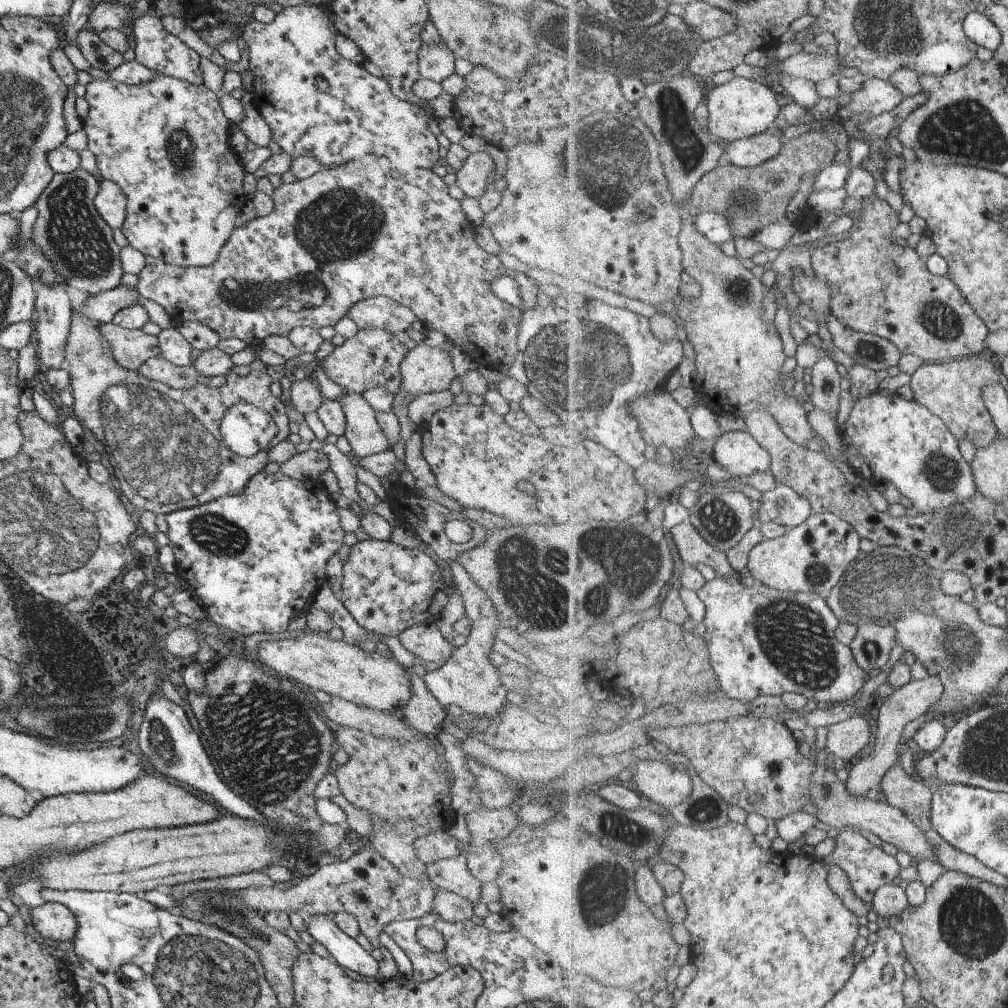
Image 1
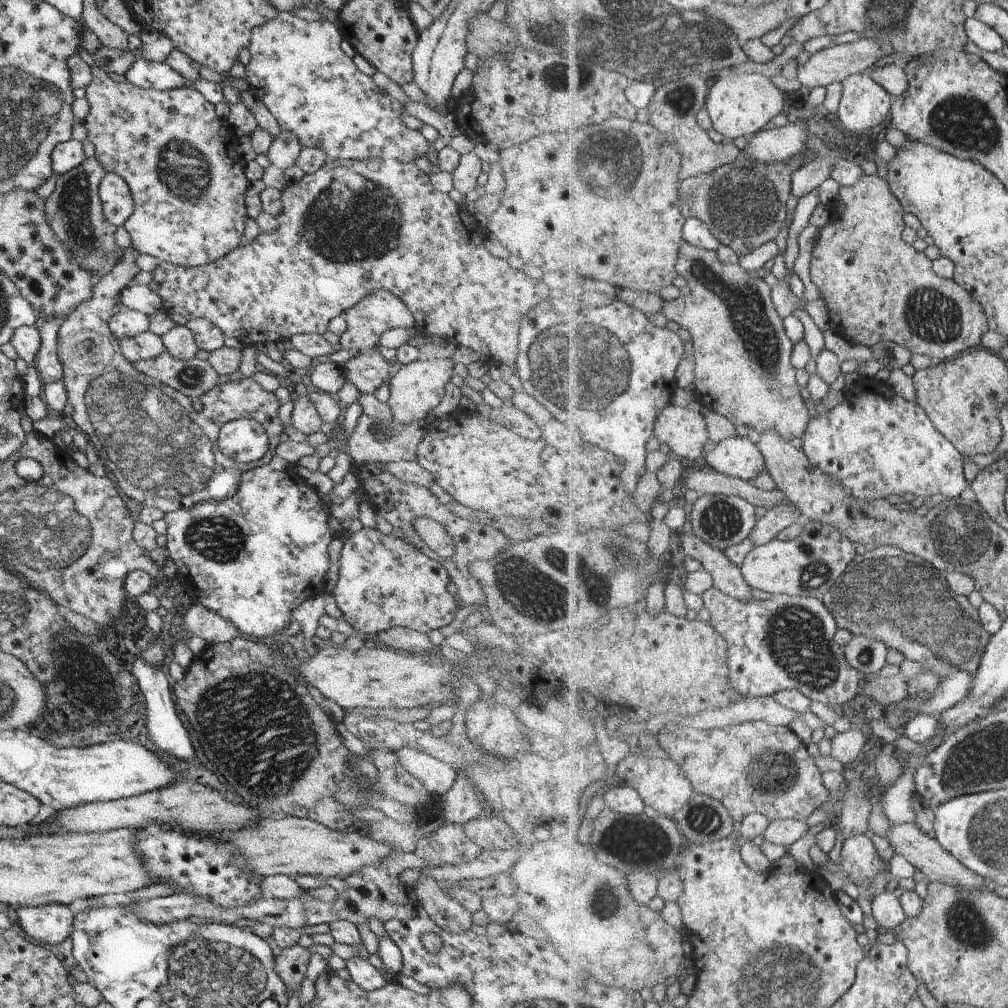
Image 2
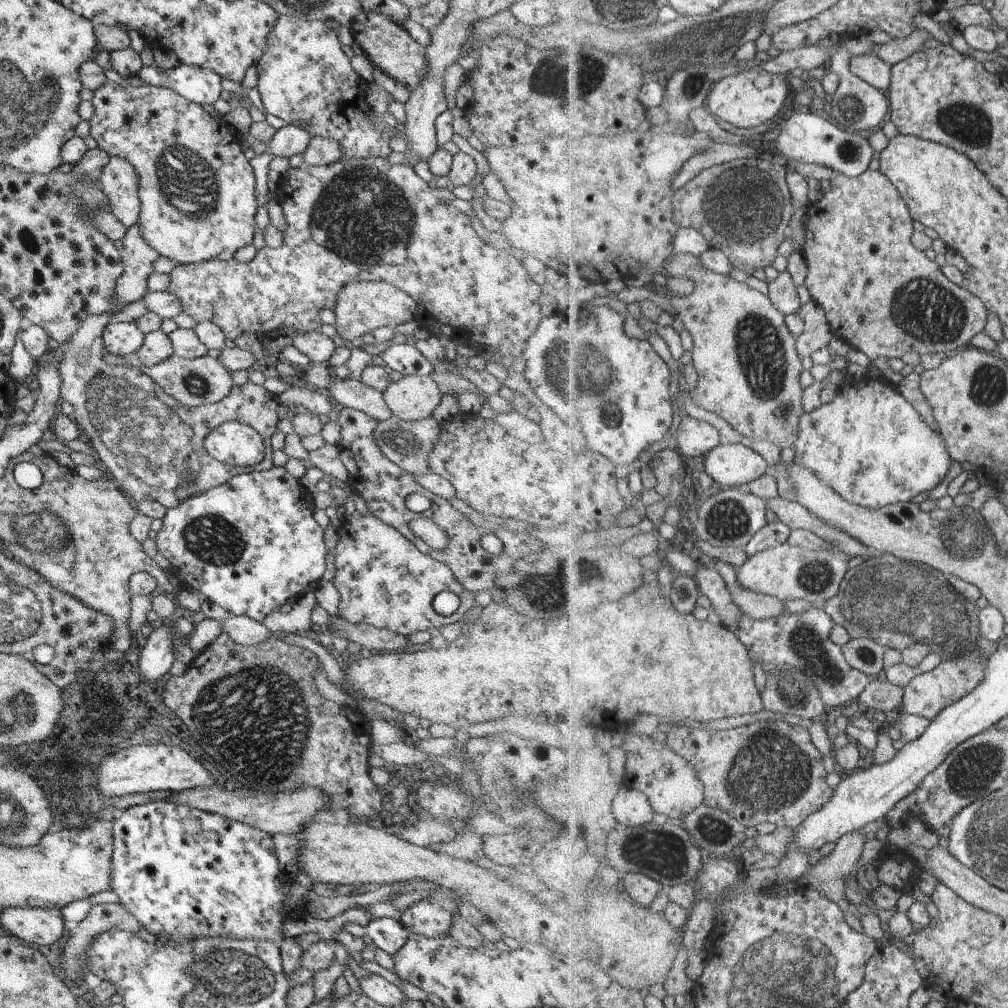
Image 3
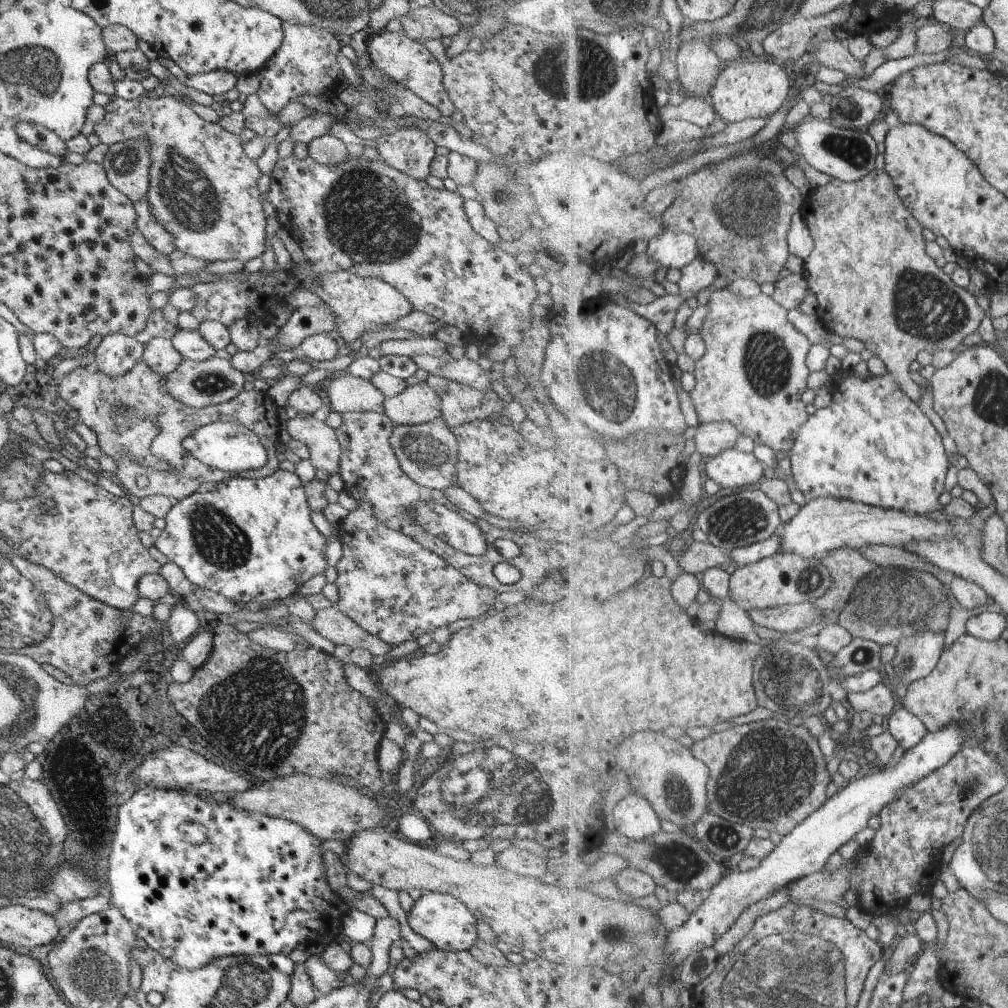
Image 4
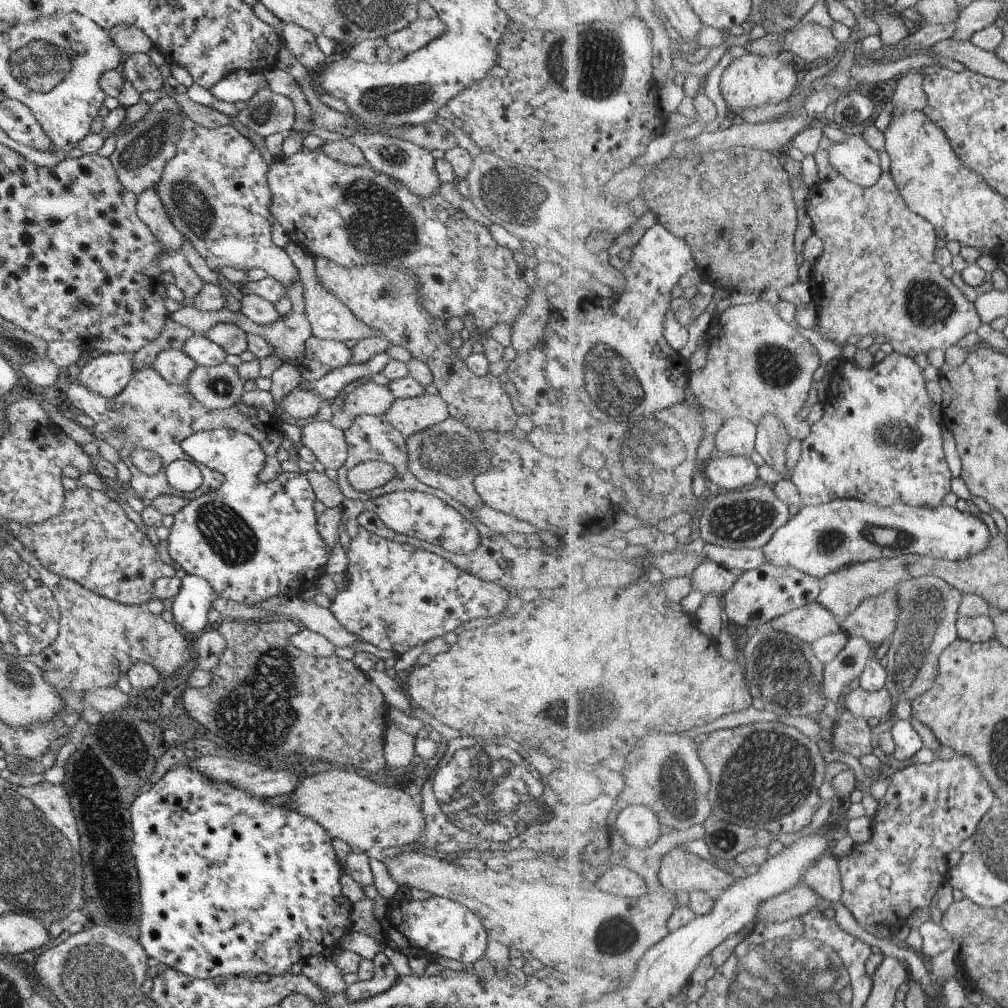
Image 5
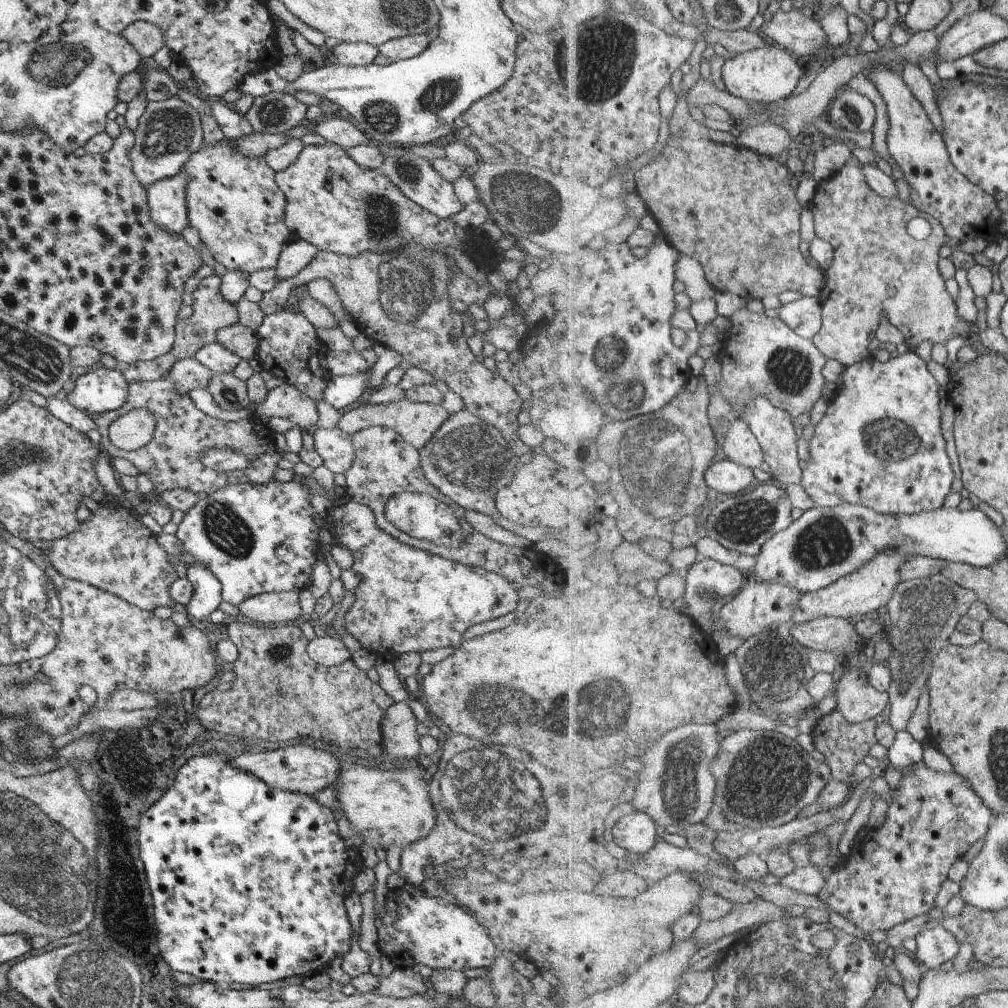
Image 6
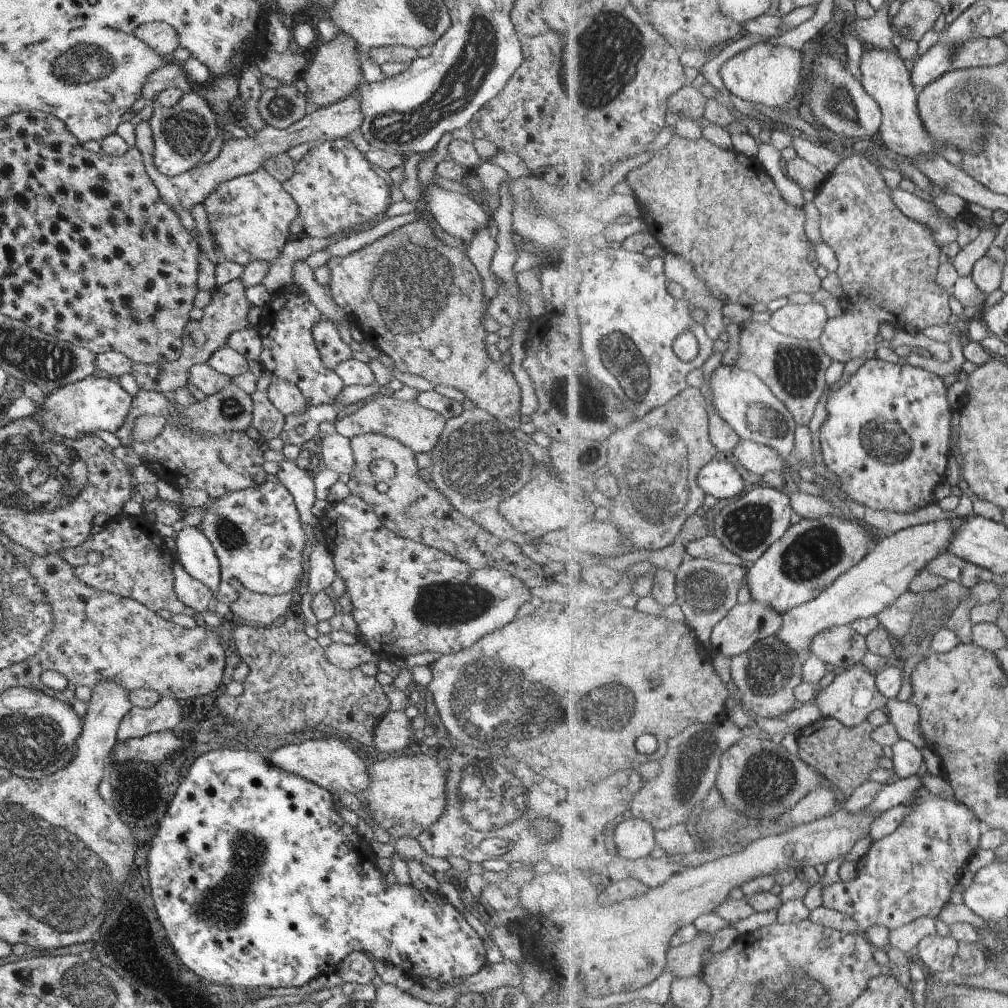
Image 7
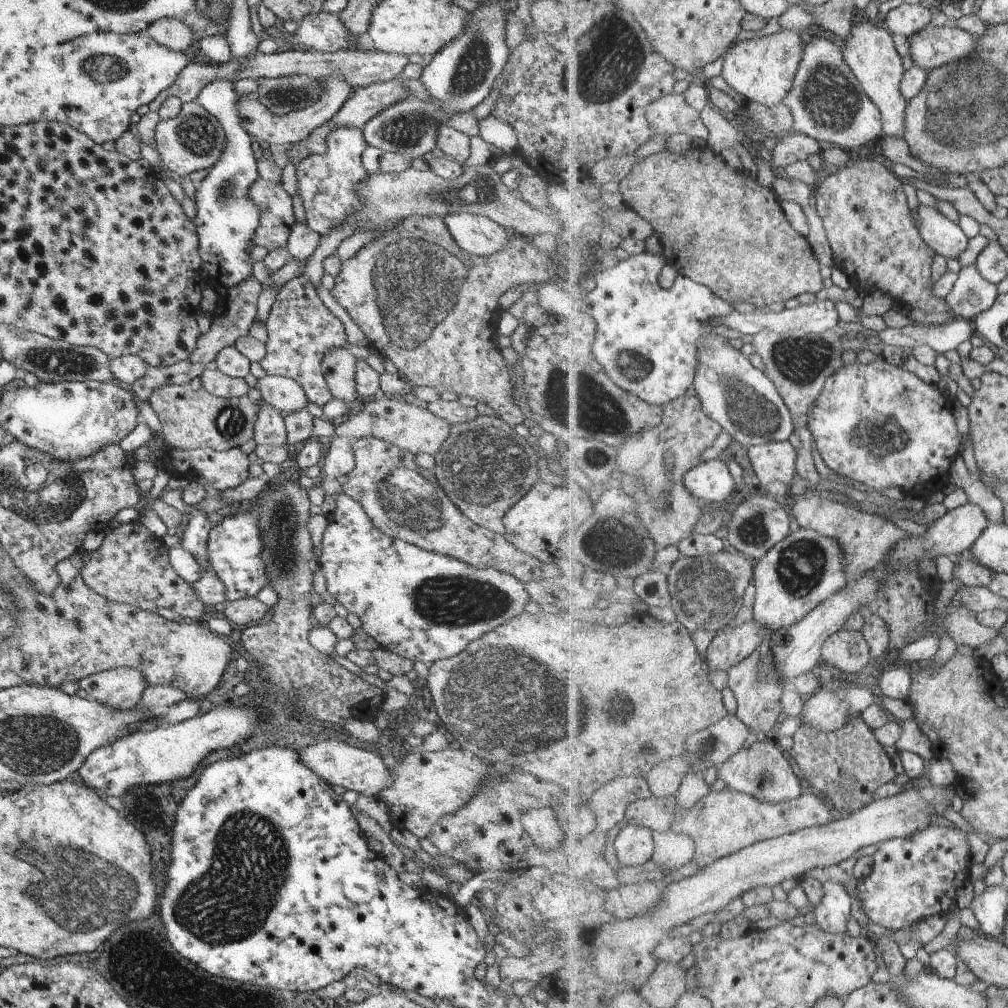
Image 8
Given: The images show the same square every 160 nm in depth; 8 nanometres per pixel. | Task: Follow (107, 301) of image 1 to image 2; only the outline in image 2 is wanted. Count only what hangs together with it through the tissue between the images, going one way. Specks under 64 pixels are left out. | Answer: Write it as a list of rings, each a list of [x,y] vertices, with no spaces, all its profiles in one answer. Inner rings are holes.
[[[132,283],[119,293],[118,301],[122,308],[133,309],[147,316],[164,311],[161,297],[147,285]]]

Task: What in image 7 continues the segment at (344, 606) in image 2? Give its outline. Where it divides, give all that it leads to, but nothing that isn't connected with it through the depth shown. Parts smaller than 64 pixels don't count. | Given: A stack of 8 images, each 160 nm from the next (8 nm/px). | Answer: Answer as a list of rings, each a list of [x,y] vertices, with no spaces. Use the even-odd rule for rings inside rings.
[[[348,495],[330,505],[318,522],[336,576],[343,580],[352,609],[350,615],[360,632],[359,639],[383,657],[433,652],[448,655],[466,649],[483,635],[512,621],[523,602],[531,600],[530,590],[503,570],[472,569],[447,553],[404,539],[385,528],[372,508],[357,495]]]

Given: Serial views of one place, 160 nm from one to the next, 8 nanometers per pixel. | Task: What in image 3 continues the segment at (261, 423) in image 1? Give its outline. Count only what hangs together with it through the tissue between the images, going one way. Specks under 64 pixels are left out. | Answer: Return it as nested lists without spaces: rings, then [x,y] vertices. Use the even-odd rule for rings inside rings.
[[[239,421],[219,424],[203,437],[201,444],[211,458],[232,467],[252,467],[264,457],[261,436]]]

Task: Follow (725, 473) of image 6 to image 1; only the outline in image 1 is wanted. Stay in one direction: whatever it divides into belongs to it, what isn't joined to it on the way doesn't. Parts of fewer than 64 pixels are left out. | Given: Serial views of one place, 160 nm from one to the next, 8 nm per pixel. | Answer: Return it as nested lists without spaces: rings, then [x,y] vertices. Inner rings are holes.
[[[747,430],[728,432],[717,439],[709,457],[728,473],[742,480],[753,473],[771,470],[773,458],[767,448]]]

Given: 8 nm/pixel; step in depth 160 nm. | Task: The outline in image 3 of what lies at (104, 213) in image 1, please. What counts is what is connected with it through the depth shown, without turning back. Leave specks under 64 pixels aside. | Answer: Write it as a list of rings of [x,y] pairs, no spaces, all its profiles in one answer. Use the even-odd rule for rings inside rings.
[[[108,157],[97,182],[106,196],[109,212],[126,228],[137,222],[140,211],[138,176],[131,163],[121,157]]]

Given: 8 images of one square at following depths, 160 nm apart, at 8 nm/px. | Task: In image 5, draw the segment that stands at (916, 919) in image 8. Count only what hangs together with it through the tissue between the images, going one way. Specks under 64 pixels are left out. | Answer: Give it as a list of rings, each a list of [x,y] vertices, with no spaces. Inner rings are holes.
[[[956,754],[949,760],[941,760],[935,758],[932,763],[918,763],[910,767],[901,769],[893,778],[887,789],[884,797],[879,801],[877,813],[873,818],[871,827],[871,838],[866,843],[857,844],[852,848],[849,855],[843,858],[838,858],[840,868],[840,879],[843,887],[843,894],[841,897],[842,904],[853,914],[854,918],[861,924],[861,926],[878,926],[885,925],[889,929],[897,929],[907,920],[913,916],[915,910],[920,908],[928,908],[931,900],[935,899],[937,890],[943,890],[943,886],[947,886],[948,878],[951,874],[951,862],[947,862],[947,858],[951,858],[951,854],[955,854],[955,850],[965,842],[965,840],[973,839],[977,834],[982,818],[986,816],[988,811],[995,806],[997,796],[991,788],[988,780],[983,776],[982,771],[978,767],[977,762],[971,757]]]

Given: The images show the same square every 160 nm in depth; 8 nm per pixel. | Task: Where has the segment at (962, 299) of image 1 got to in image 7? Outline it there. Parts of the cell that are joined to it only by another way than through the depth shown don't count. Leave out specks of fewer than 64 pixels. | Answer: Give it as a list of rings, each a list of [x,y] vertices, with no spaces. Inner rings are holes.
[[[856,153],[846,156],[837,168],[821,184],[816,193],[815,204],[821,213],[821,232],[824,242],[838,258],[838,296],[845,296],[853,306],[852,311],[828,320],[820,336],[823,348],[834,361],[849,362],[855,358],[874,359],[879,347],[879,326],[883,322],[924,331],[927,326],[947,324],[951,316],[951,296],[937,284],[937,272],[941,266],[940,244],[934,239],[930,228],[909,218],[892,197],[892,189],[885,184],[879,163],[868,154]]]

